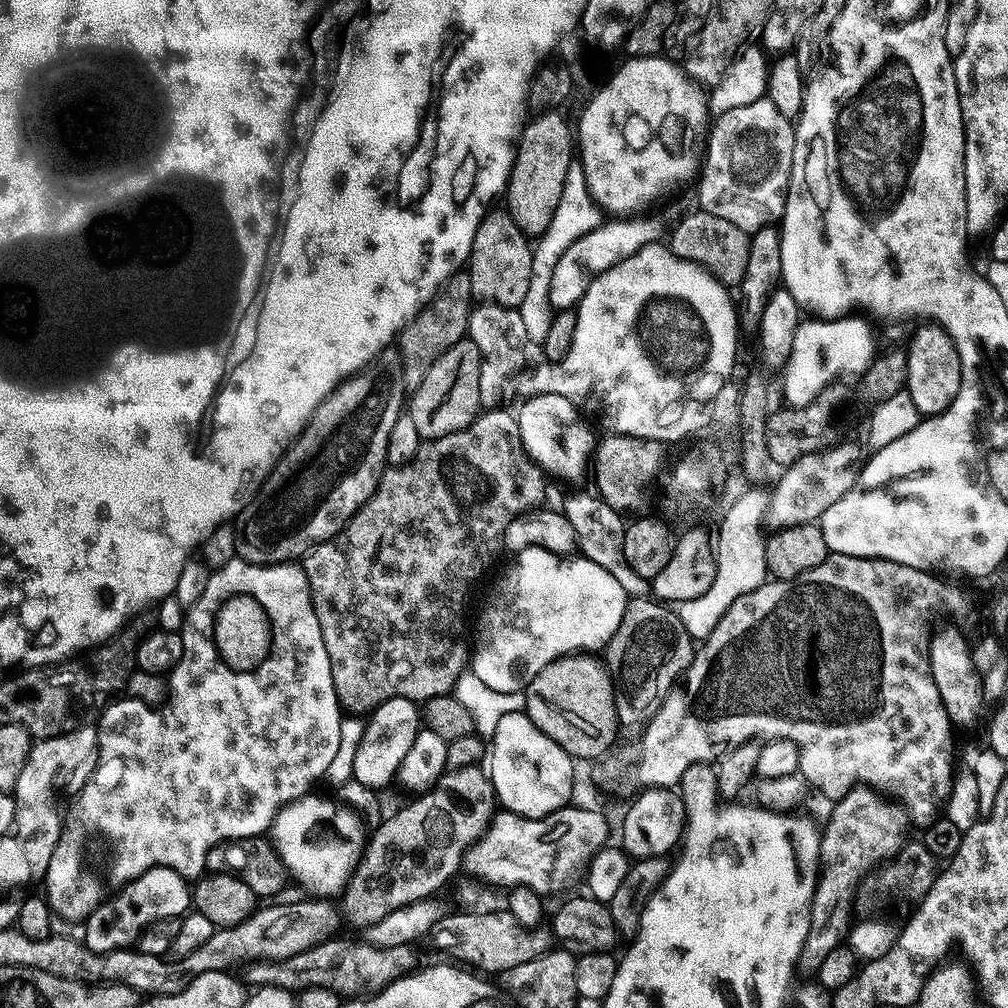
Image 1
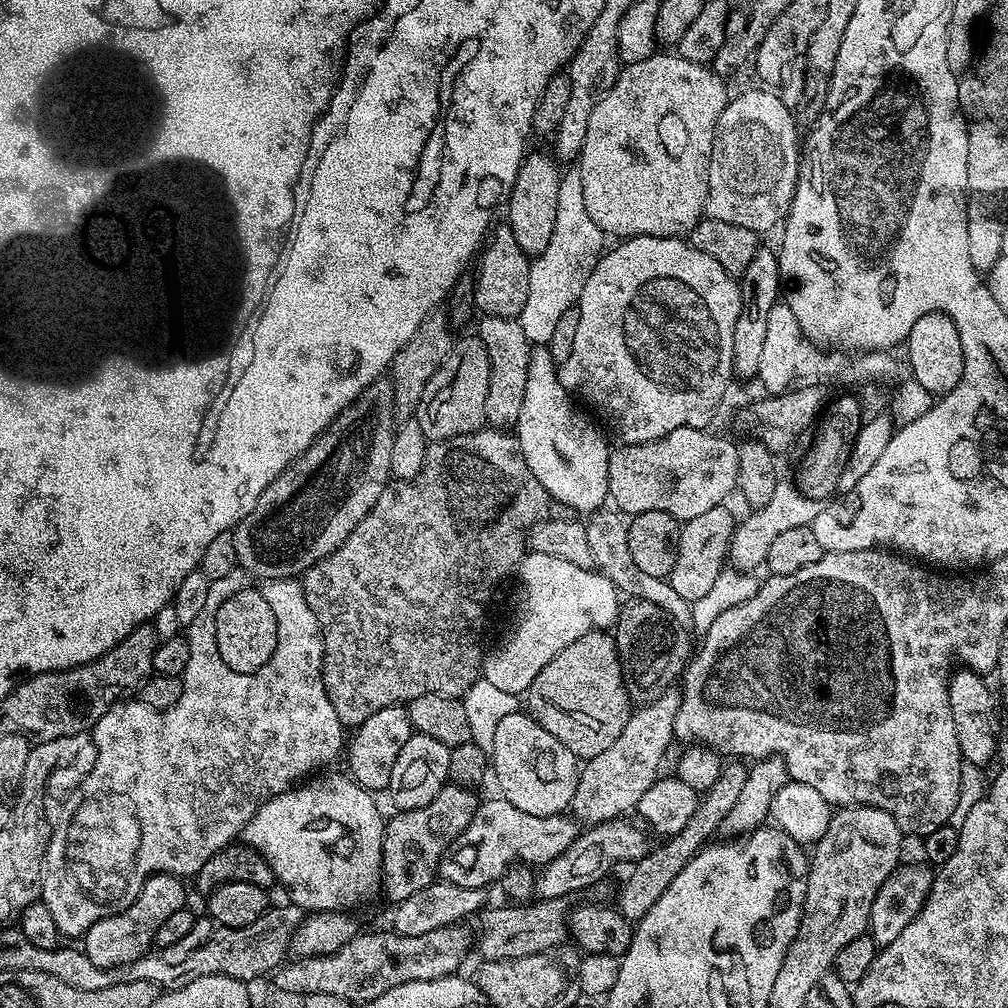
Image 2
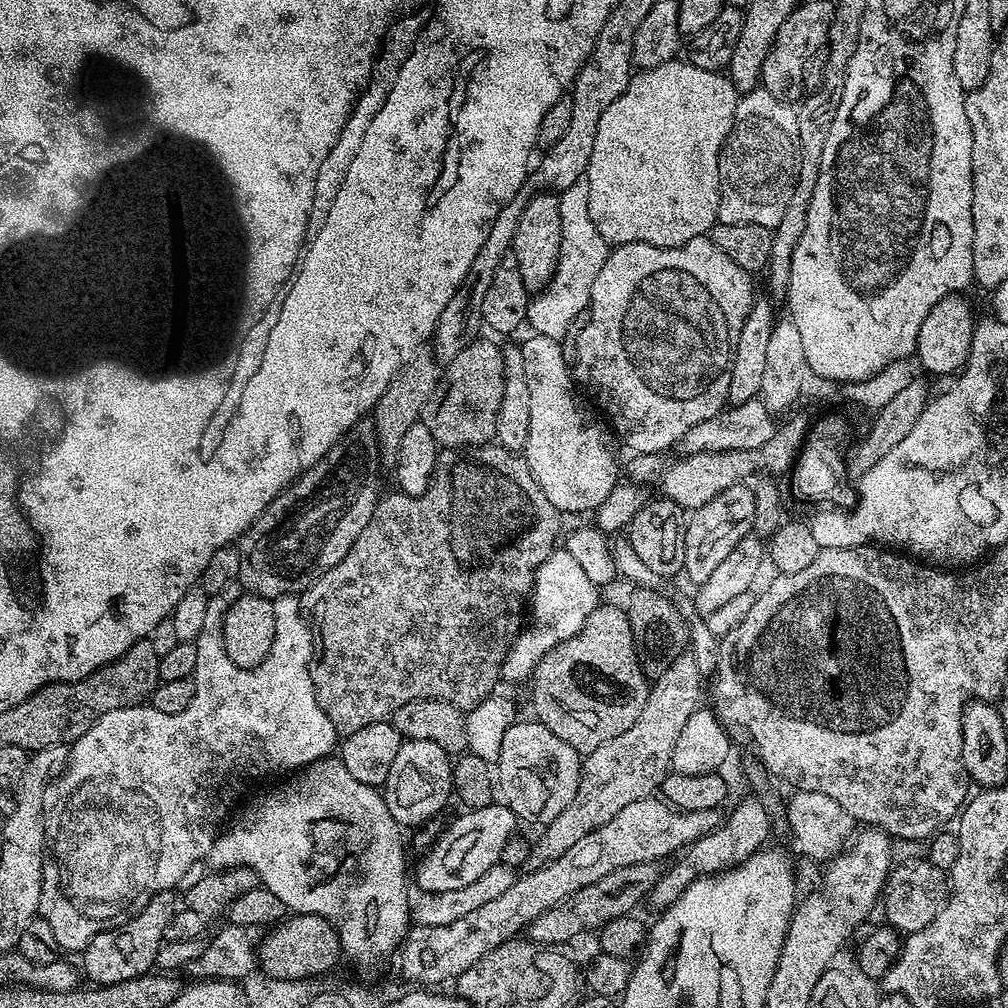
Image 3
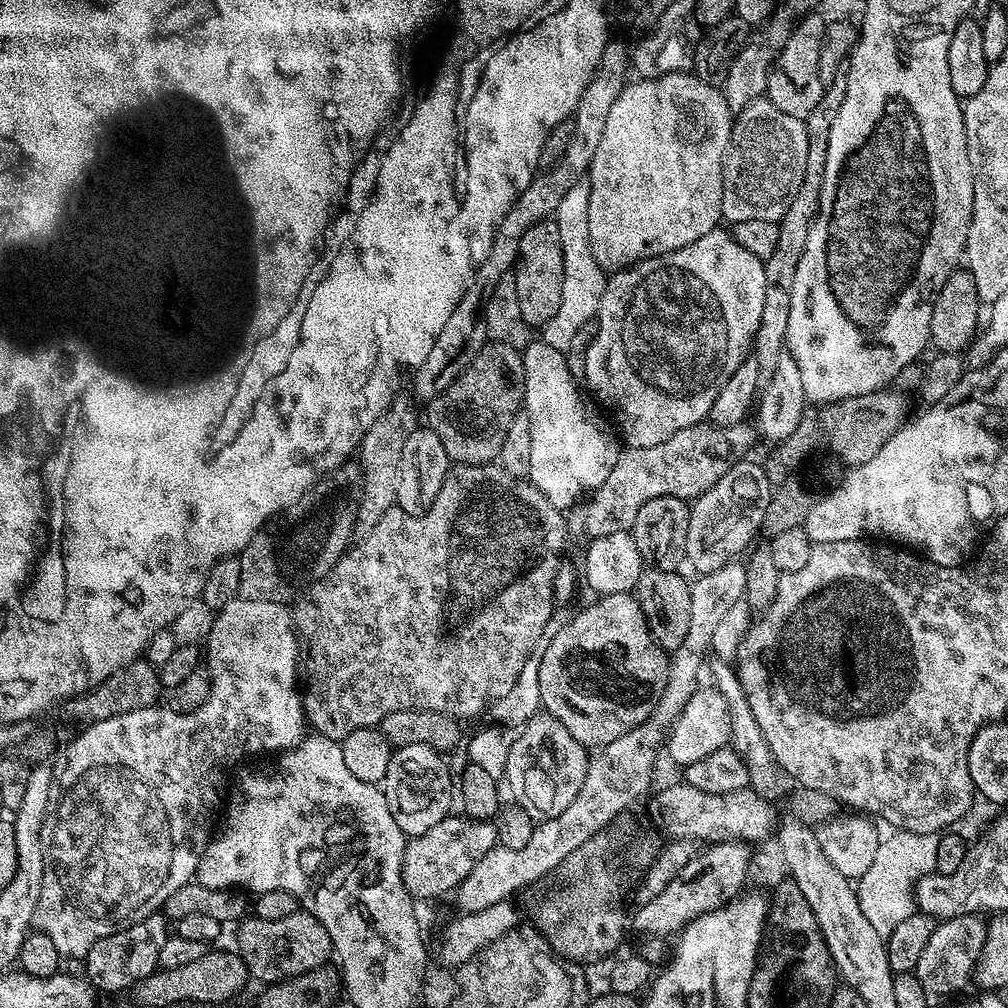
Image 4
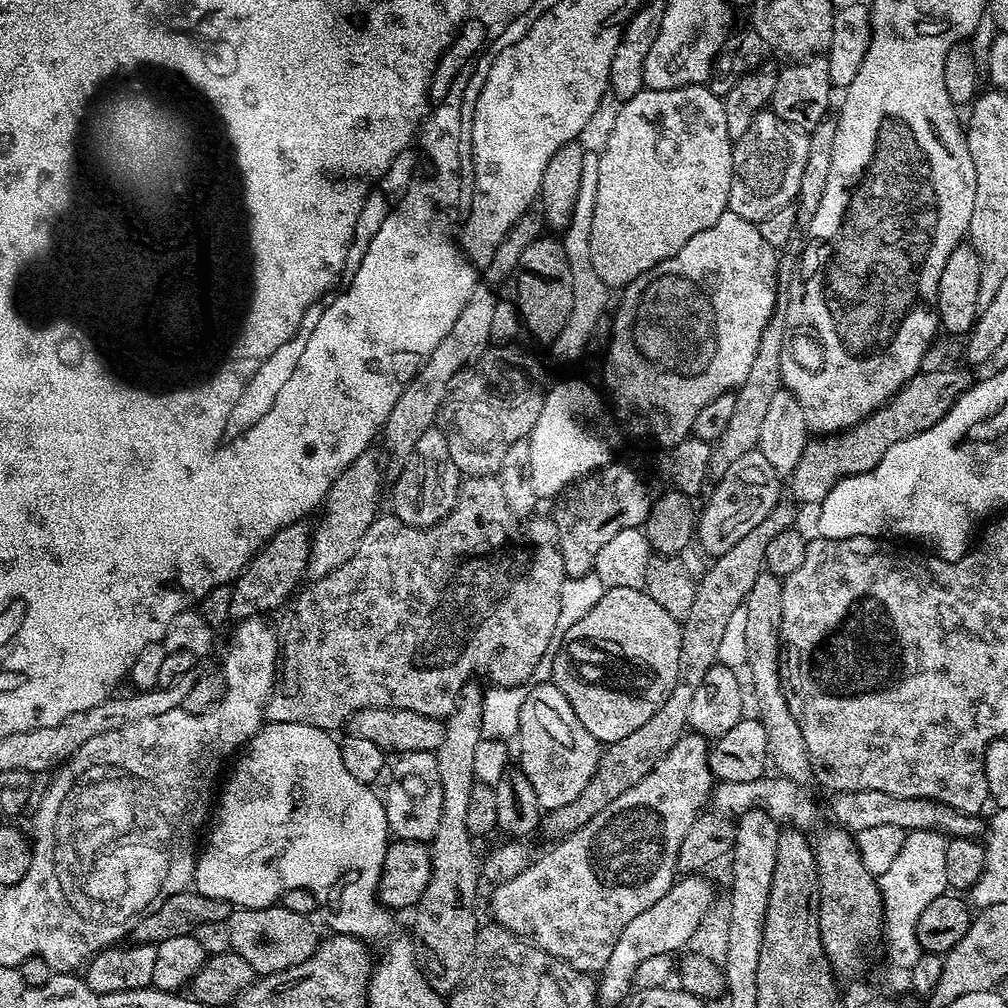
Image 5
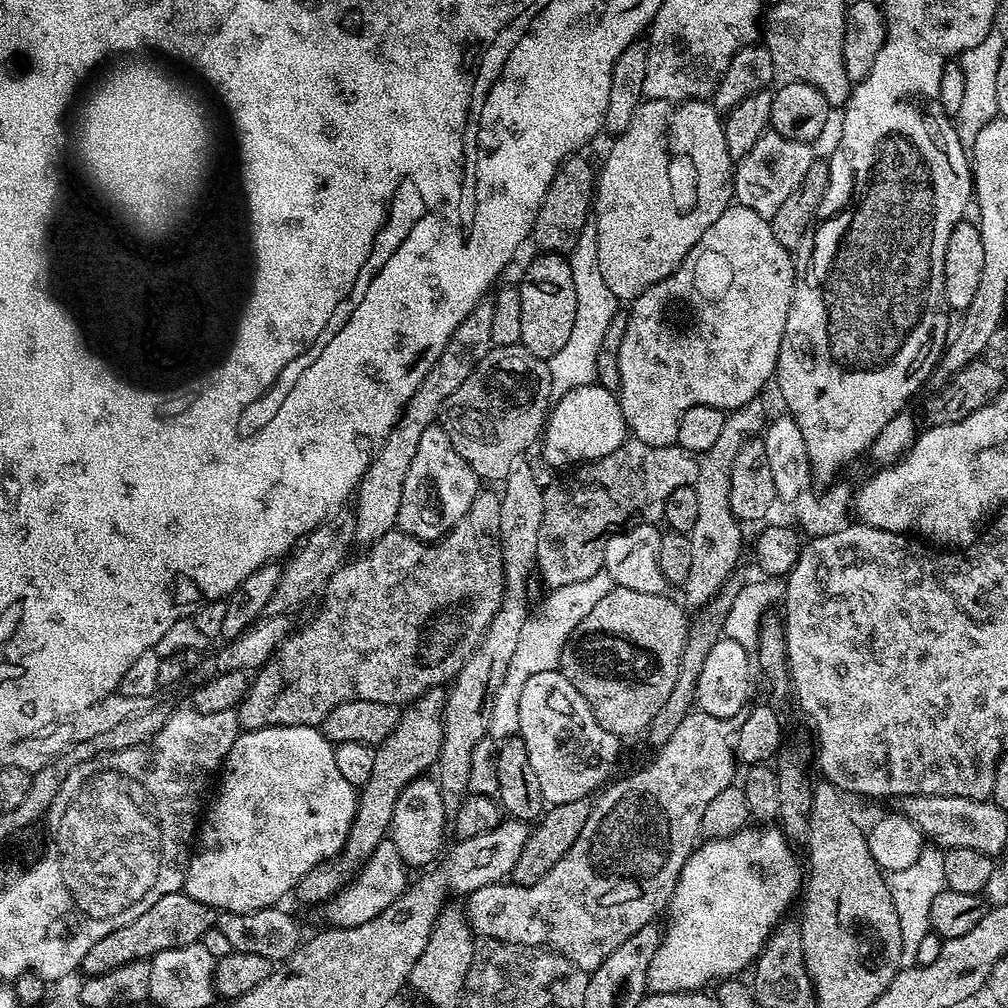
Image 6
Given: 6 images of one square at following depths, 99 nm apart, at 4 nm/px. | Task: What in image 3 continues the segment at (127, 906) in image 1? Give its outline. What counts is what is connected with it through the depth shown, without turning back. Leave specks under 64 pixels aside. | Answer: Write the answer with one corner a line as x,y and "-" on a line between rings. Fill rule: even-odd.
171,891
157,892
156,897
144,907
133,920
117,928
107,928
97,934
83,949
84,968
82,972
88,976
93,985
103,986
130,982
130,978
147,976
156,968
158,950
165,942
166,926
170,926
170,918
178,910
178,900
172,897
-
88,975
88,976
87,976

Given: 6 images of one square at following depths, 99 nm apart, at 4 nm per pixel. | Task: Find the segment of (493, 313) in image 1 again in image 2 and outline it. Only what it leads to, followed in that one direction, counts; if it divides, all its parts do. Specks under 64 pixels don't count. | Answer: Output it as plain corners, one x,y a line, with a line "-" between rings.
484,316
481,321
478,338
486,346
486,354
490,358
490,390
486,392
487,423
494,428
512,426
526,398
533,345
528,343
526,334
522,334
519,319
499,320
497,316

